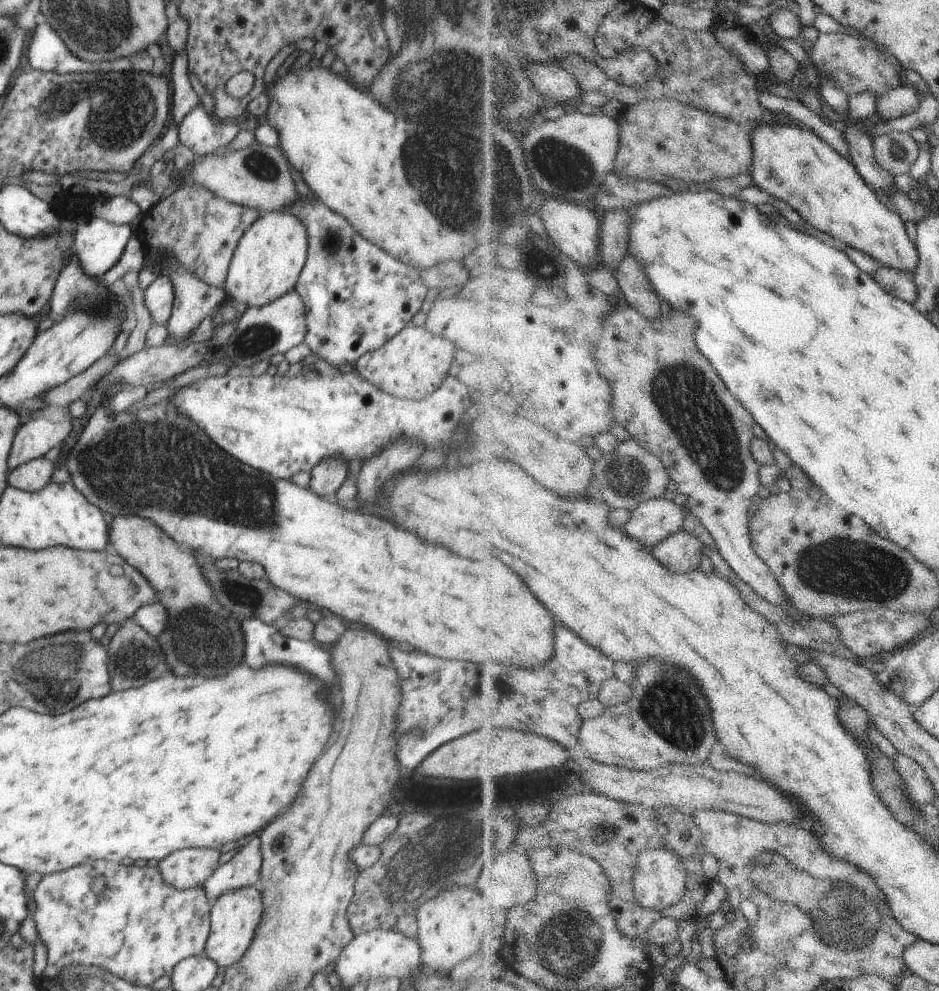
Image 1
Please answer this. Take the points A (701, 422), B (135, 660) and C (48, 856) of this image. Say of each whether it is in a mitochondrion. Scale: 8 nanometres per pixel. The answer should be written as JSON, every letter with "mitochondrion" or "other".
{"A":"mitochondrion","B":"mitochondrion","C":"mitochondrion"}

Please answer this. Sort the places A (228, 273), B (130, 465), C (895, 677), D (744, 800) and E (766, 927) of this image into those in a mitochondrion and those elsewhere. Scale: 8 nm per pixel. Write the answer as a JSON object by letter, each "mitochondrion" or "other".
{"A":"other","B":"mitochondrion","C":"mitochondrion","D":"other","E":"other"}

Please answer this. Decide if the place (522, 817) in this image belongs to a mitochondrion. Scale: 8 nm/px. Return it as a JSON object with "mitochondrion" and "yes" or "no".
{"mitochondrion":"no"}

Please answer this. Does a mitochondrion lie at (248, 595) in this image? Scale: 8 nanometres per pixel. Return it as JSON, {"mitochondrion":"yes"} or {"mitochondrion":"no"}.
{"mitochondrion":"yes"}

